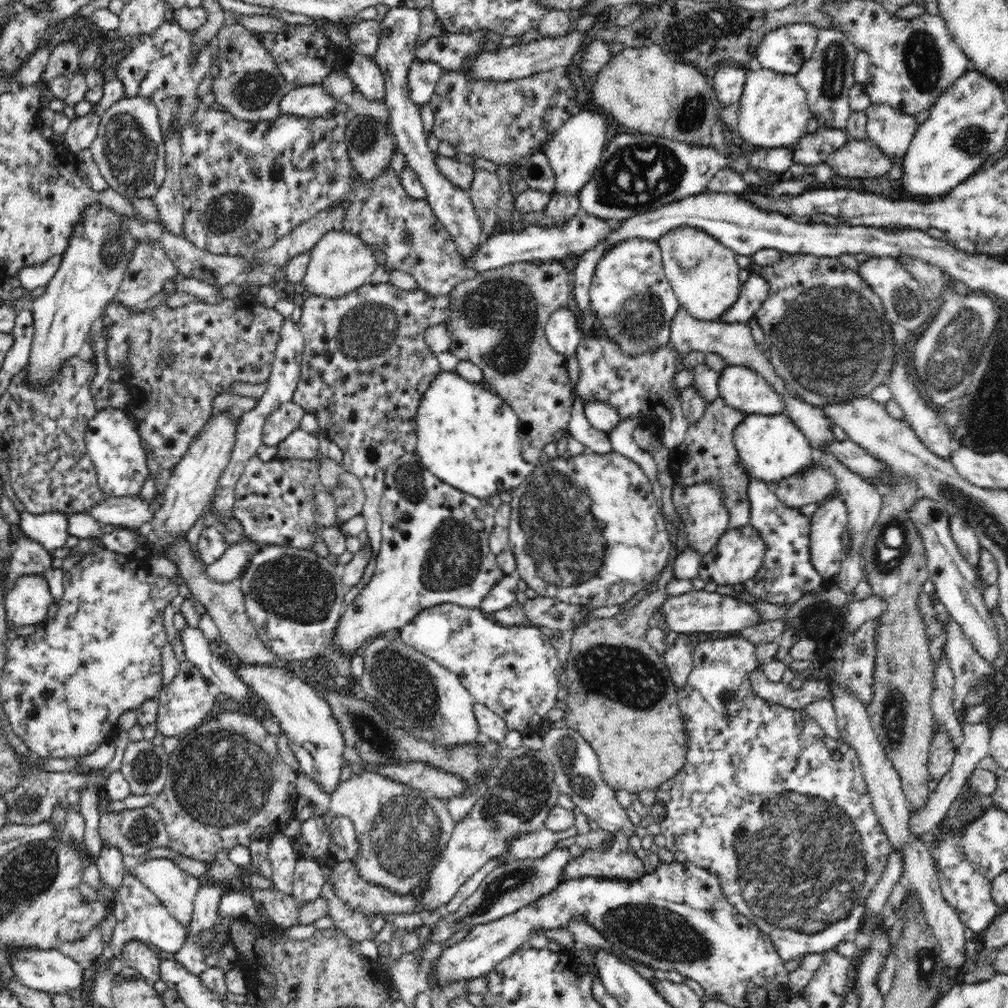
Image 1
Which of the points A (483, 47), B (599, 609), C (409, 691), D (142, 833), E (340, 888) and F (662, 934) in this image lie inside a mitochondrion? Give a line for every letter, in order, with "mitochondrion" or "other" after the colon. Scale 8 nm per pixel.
A: other
B: other
C: mitochondrion
D: mitochondrion
E: other
F: mitochondrion

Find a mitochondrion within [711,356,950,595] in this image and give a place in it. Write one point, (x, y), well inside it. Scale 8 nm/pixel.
(890, 550)

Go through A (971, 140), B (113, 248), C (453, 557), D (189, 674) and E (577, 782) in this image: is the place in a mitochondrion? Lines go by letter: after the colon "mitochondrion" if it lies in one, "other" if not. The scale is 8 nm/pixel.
A: mitochondrion
B: mitochondrion
C: mitochondrion
D: other
E: mitochondrion

